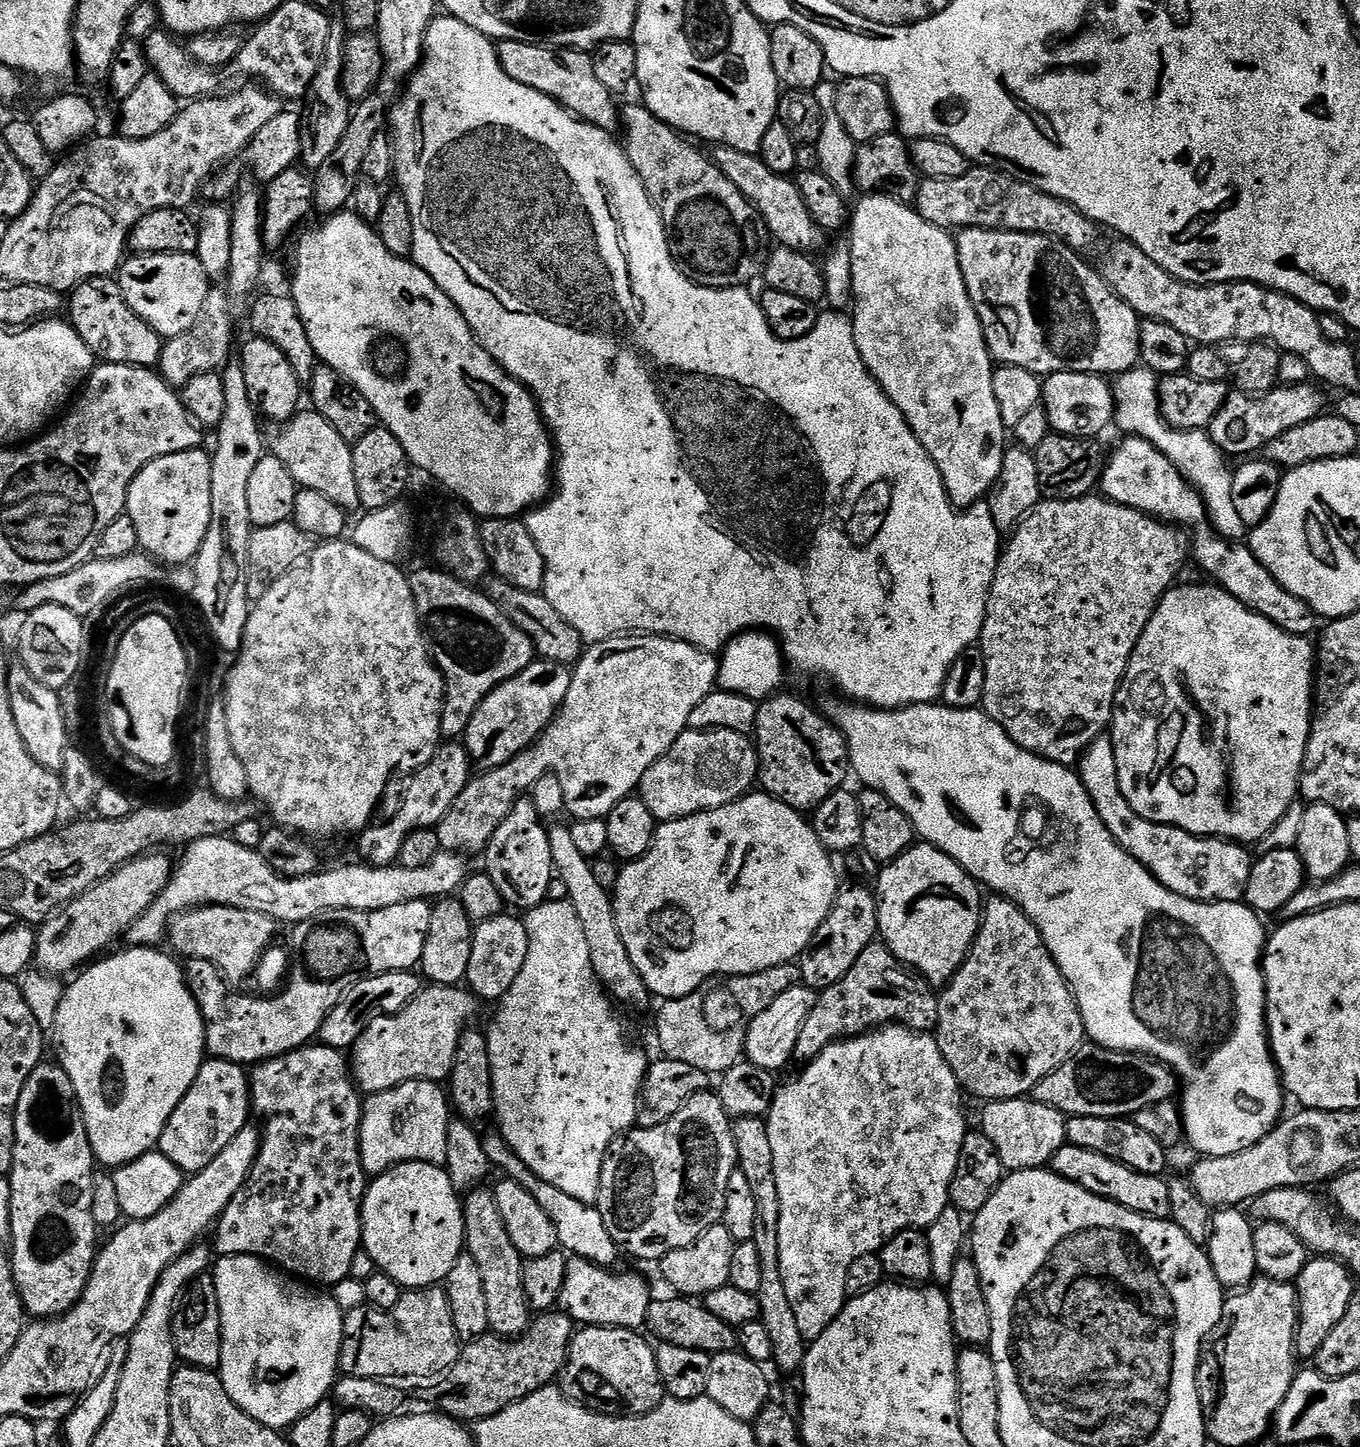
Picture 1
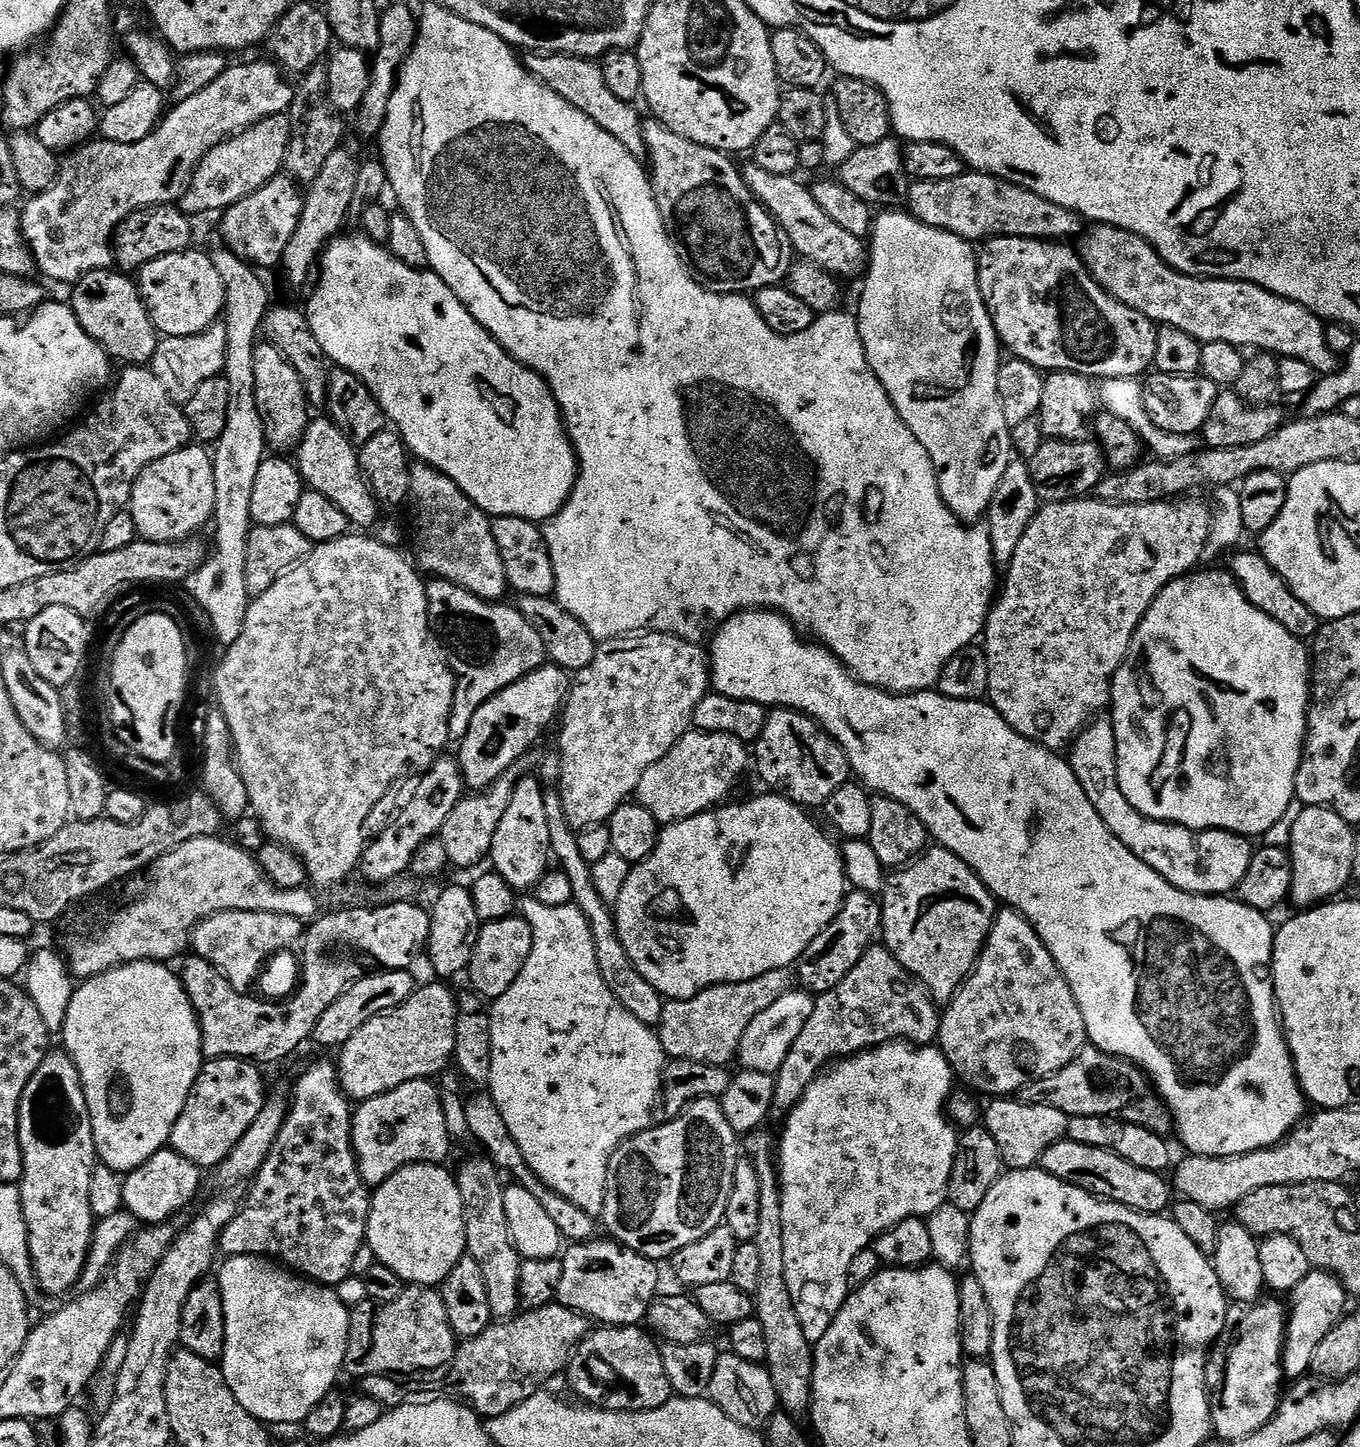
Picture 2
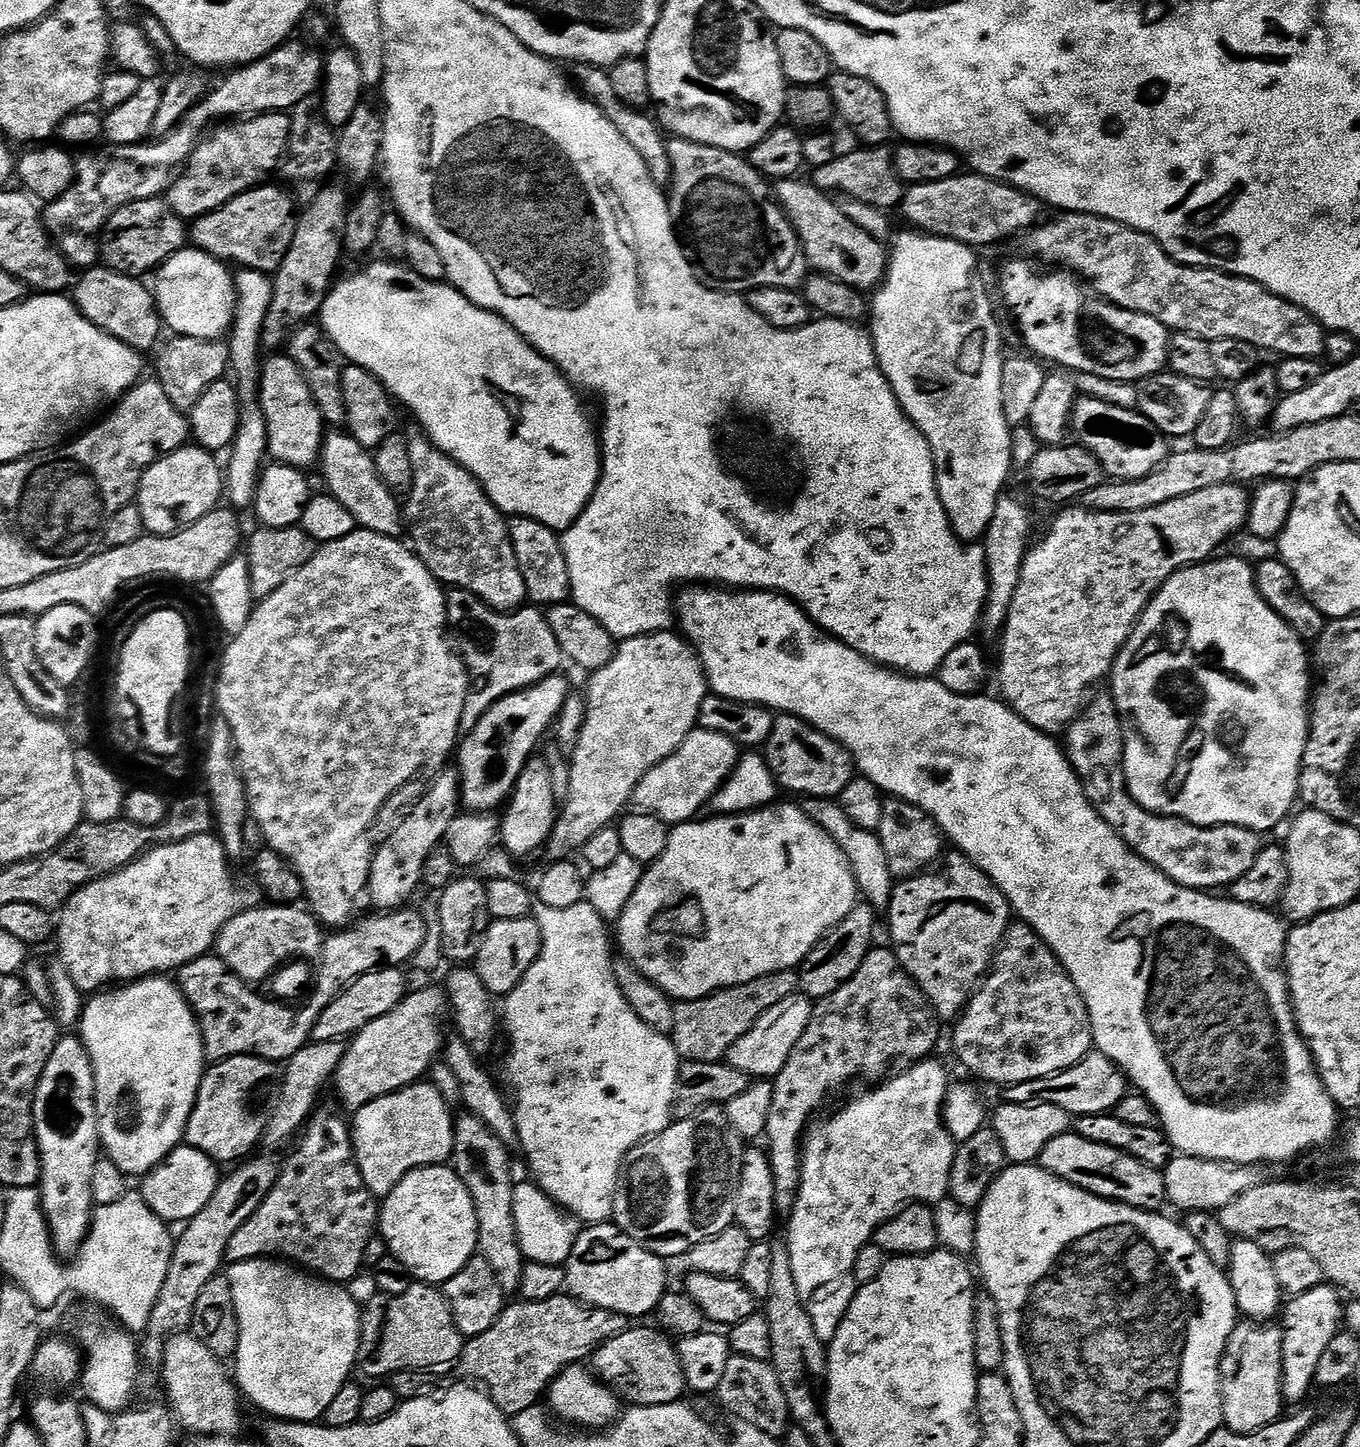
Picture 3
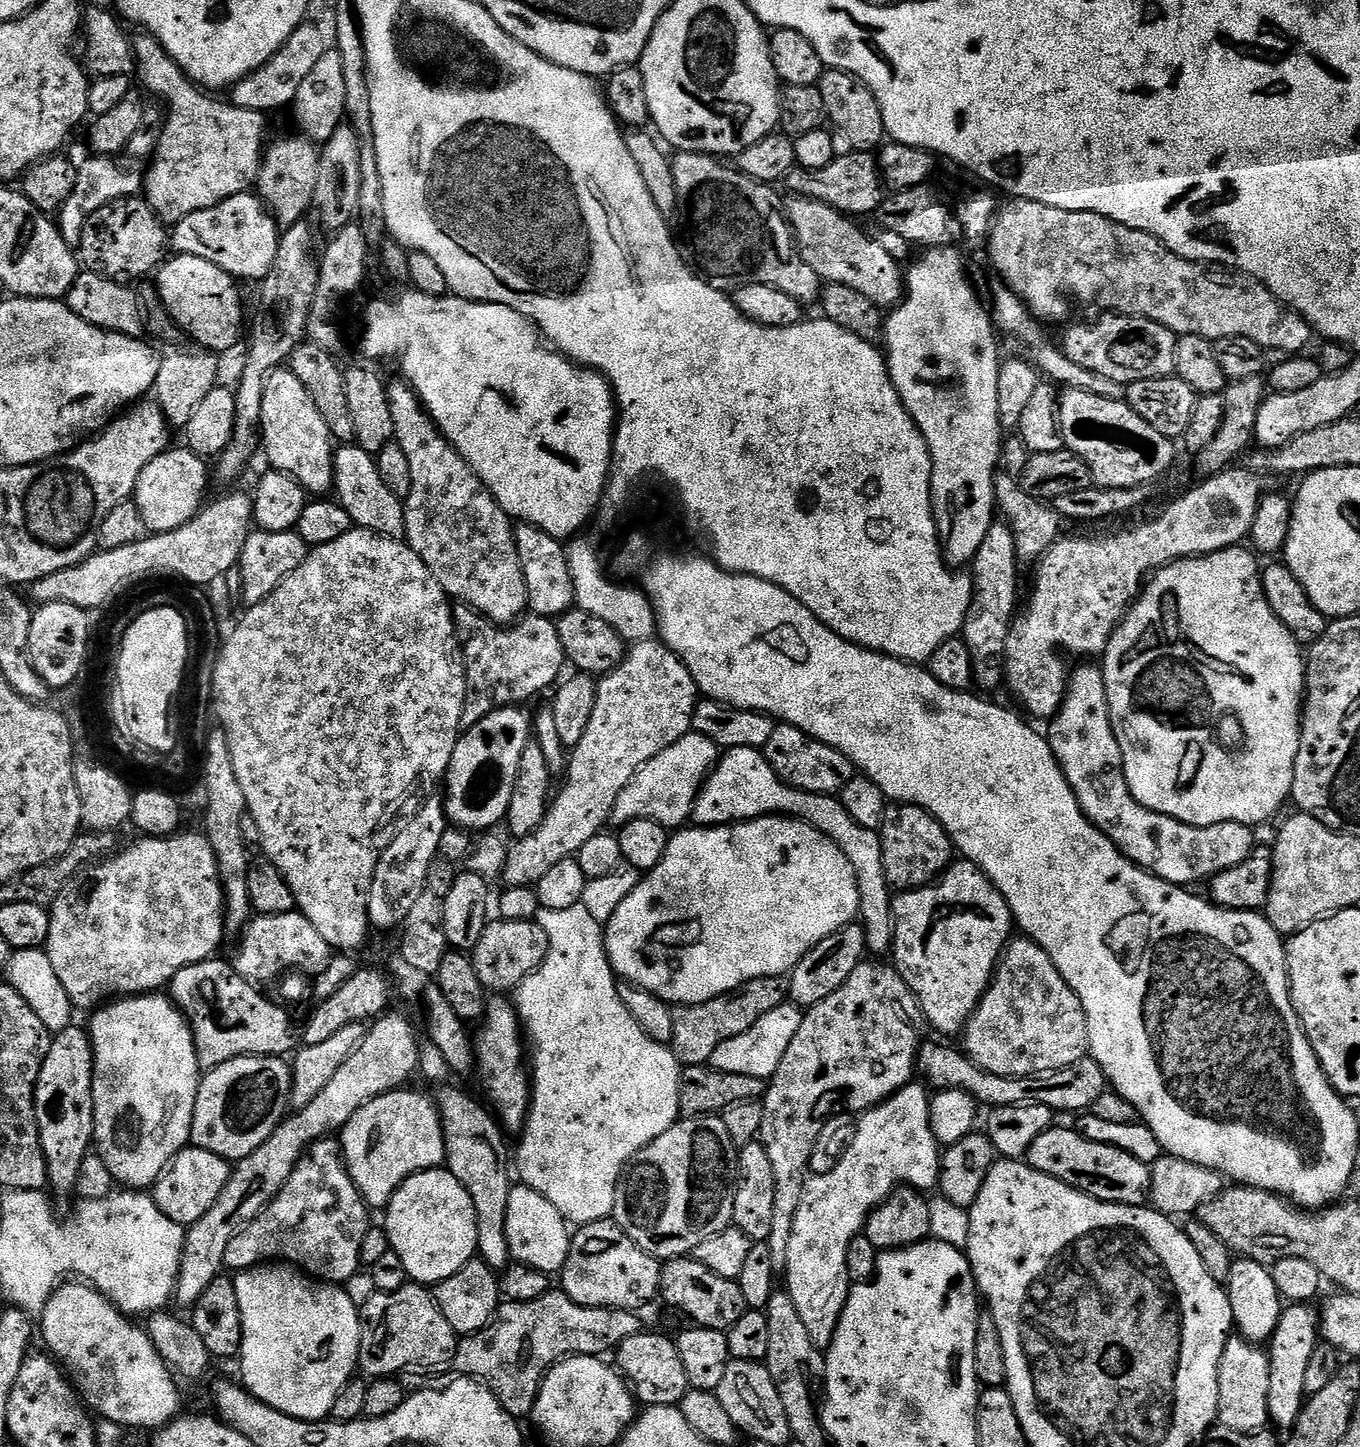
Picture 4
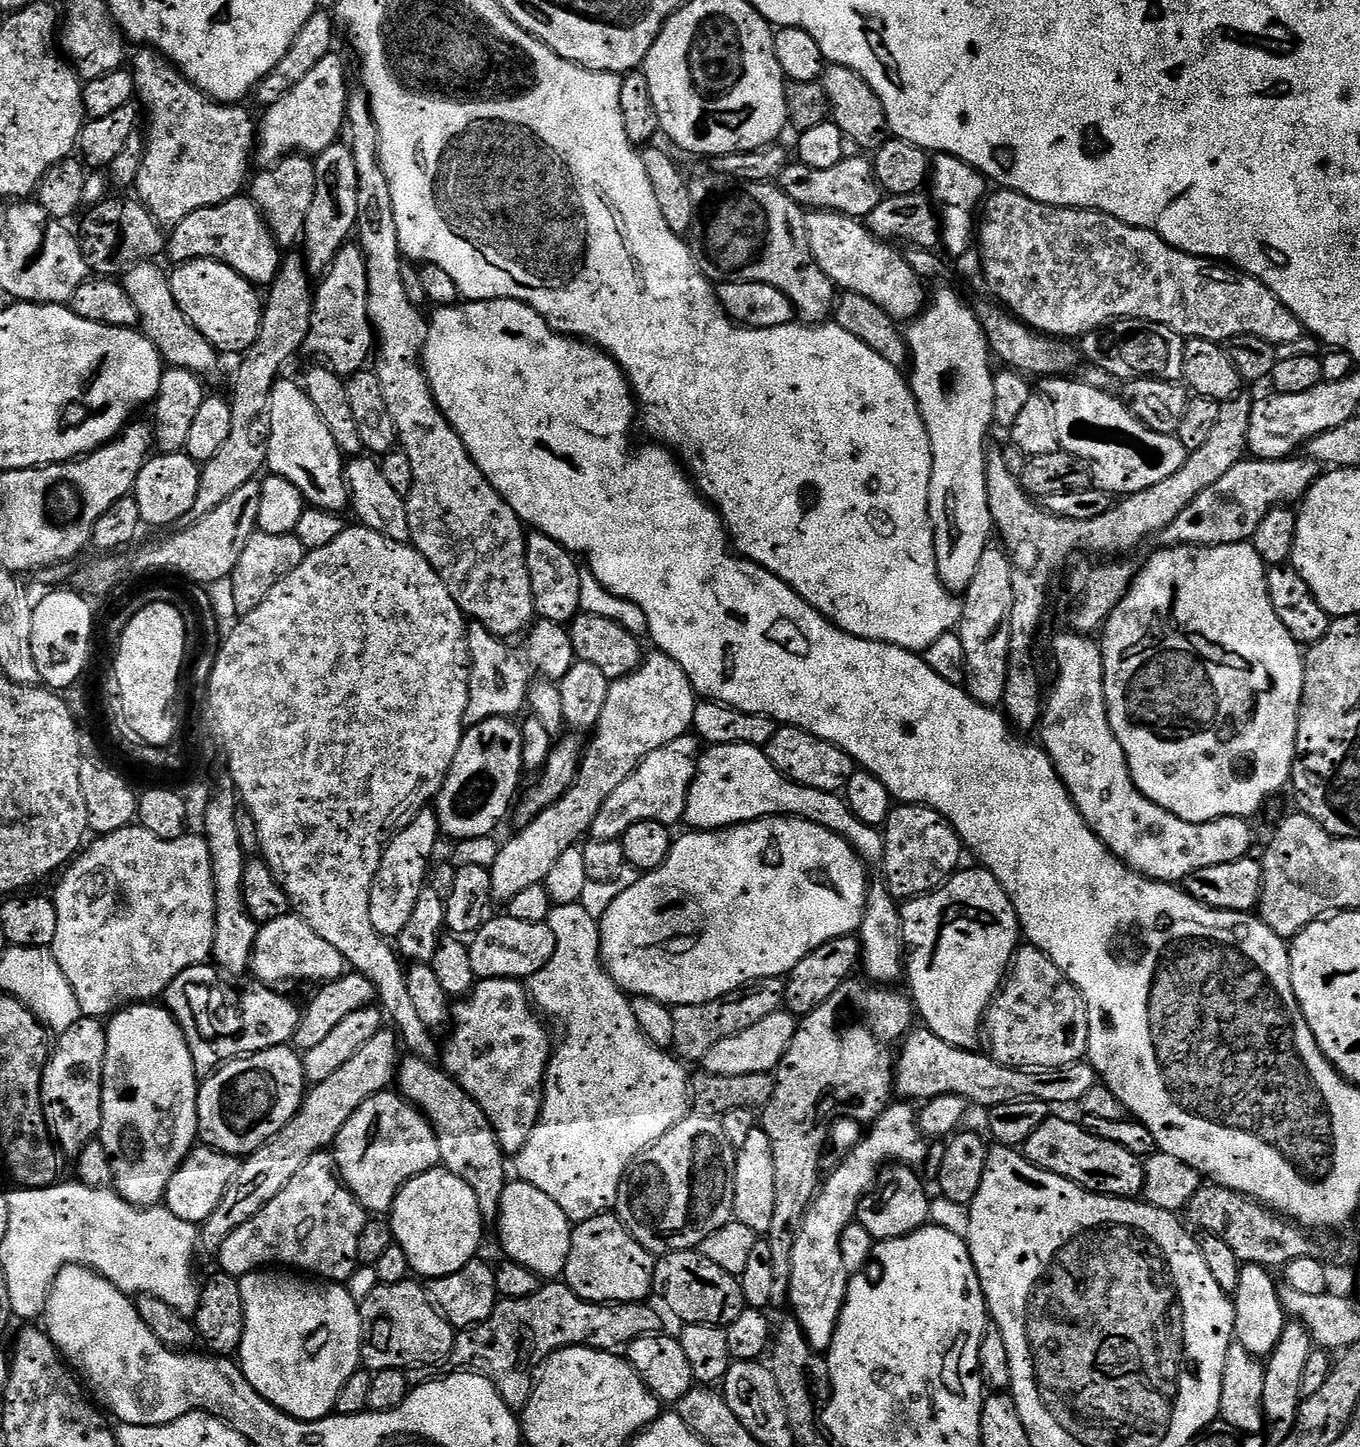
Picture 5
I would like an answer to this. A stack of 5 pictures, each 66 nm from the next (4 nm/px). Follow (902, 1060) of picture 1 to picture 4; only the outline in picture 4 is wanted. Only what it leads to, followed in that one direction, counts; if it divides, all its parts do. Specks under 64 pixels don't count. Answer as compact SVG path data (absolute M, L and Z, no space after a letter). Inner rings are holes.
M913 1082L905 1088L899 1088L890 1099L863 1113L857 1119L860 1121L856 1124L856 1133L853 1134L848 1149L841 1154L840 1161L829 1172L824 1172L821 1176L813 1175L805 1183L804 1193L798 1202L798 1214L794 1218L788 1247L786 1291L794 1306L798 1306L798 1315L810 1338L821 1350L827 1350L832 1344L844 1304L848 1301L850 1281L846 1270L846 1250L850 1248L852 1239L863 1233L869 1214L901 1185L925 1190L924 1188L935 1189L940 1183L942 1145L930 1130L929 1089L919 1088L918 1084Z

